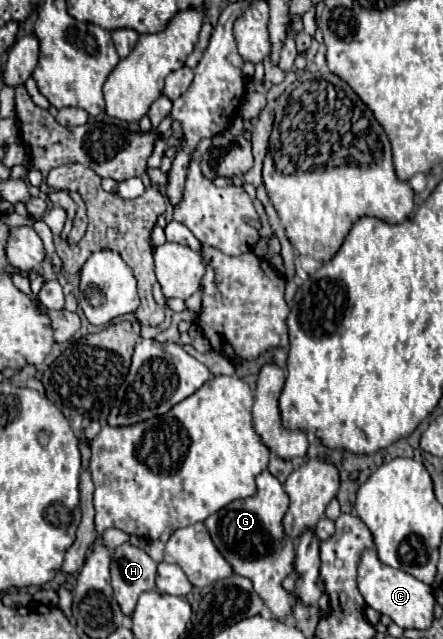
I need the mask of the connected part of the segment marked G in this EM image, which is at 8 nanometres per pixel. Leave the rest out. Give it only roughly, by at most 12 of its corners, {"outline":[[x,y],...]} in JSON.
{"outline":[[268,470],[258,492],[206,518],[236,574],[288,622],[294,542],[288,494]]}

